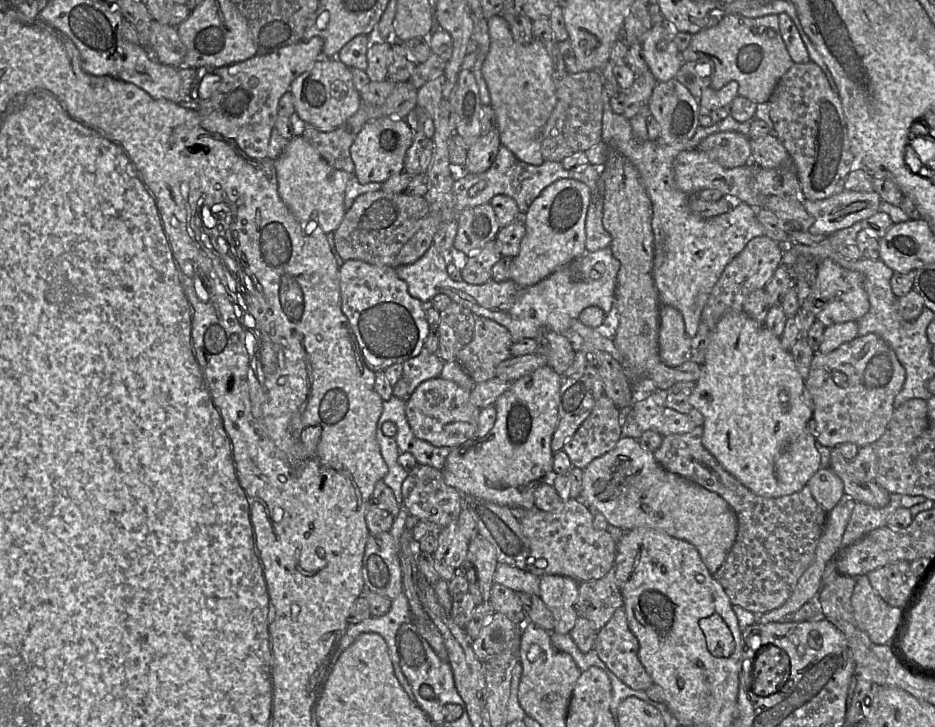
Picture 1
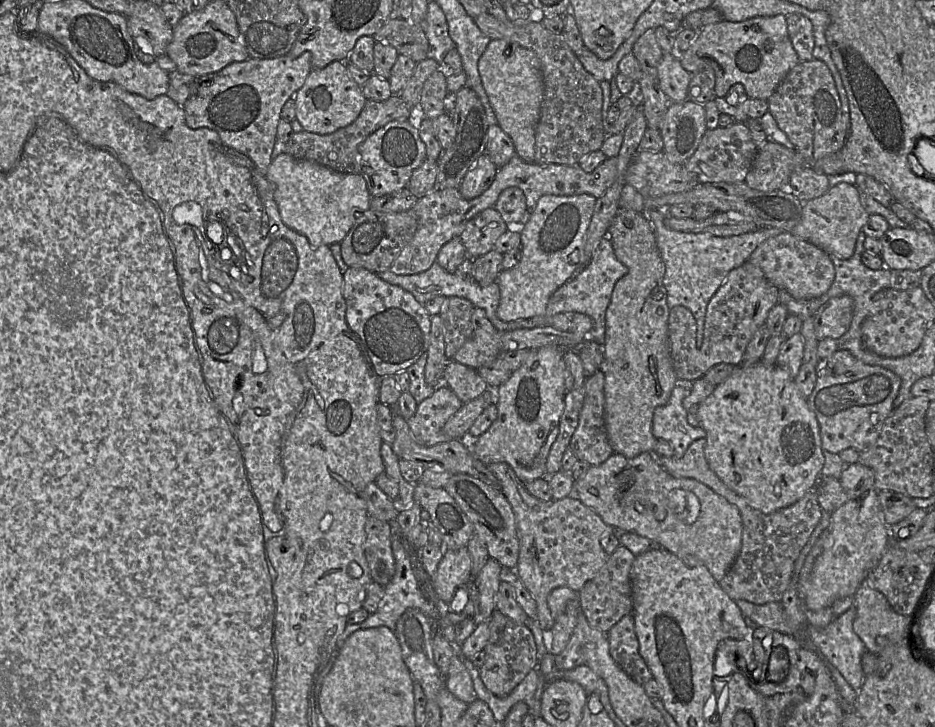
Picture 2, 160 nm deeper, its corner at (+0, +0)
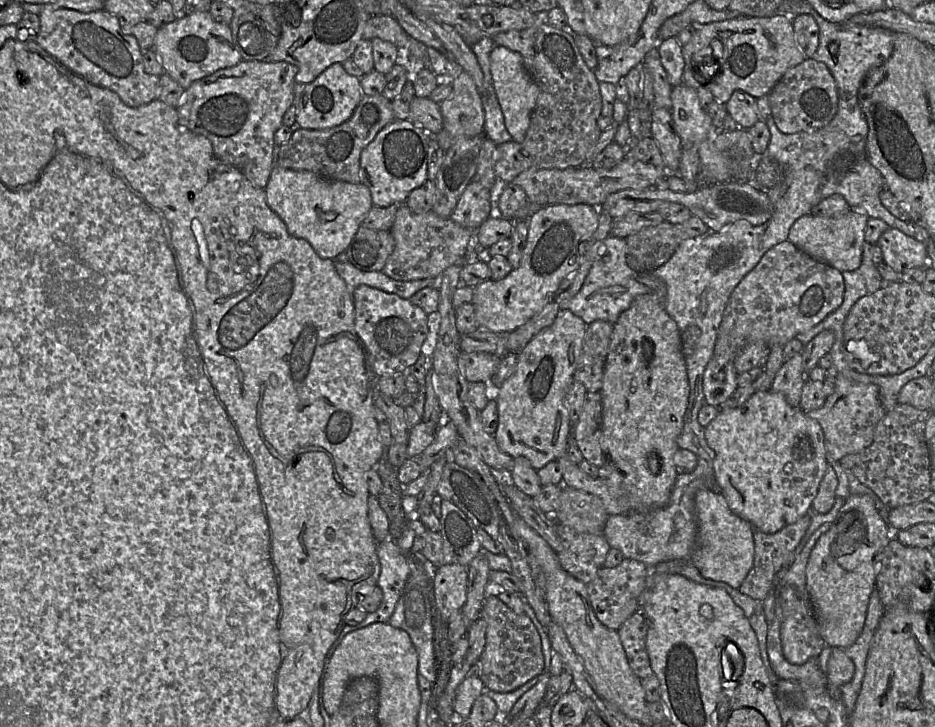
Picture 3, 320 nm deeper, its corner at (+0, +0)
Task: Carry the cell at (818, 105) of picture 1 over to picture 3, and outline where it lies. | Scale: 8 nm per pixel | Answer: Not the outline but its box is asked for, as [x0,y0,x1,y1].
[768,57,838,134]

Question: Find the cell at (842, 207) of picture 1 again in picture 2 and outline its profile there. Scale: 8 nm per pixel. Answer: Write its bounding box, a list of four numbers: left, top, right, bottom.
[790,182,869,260]

